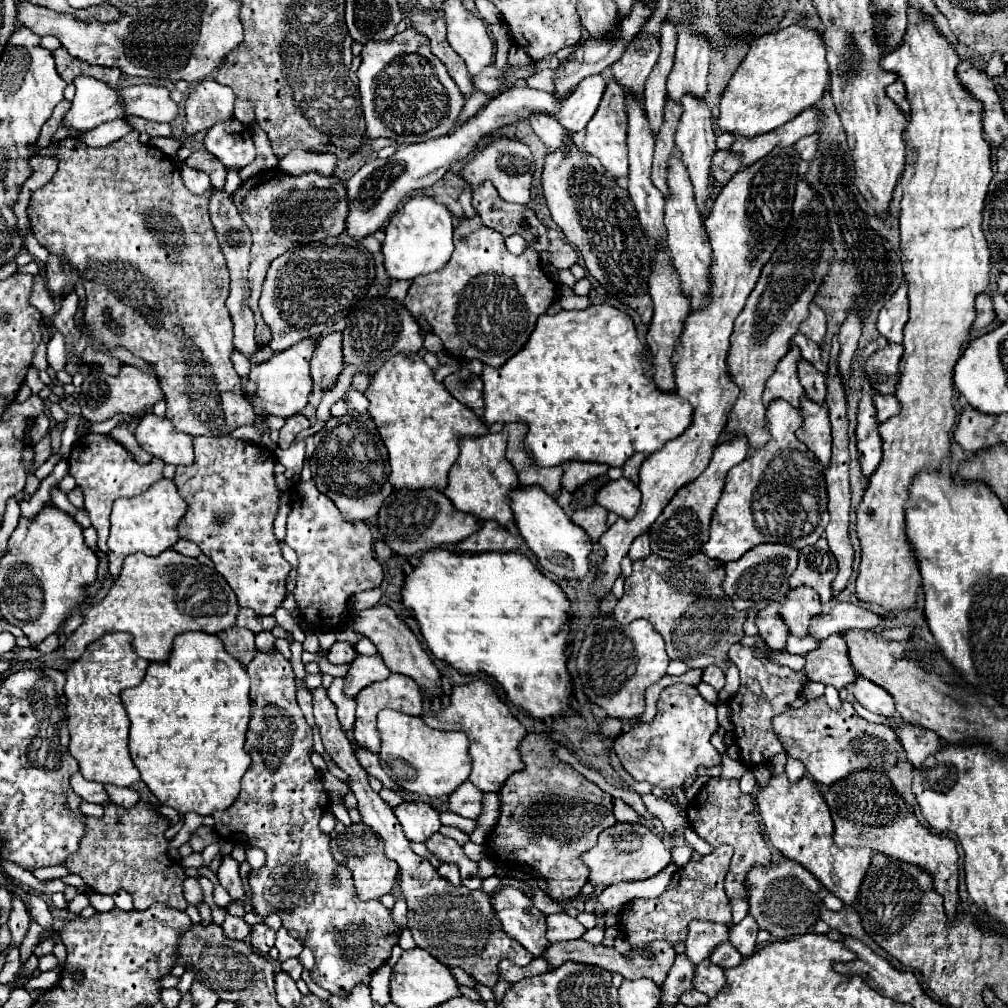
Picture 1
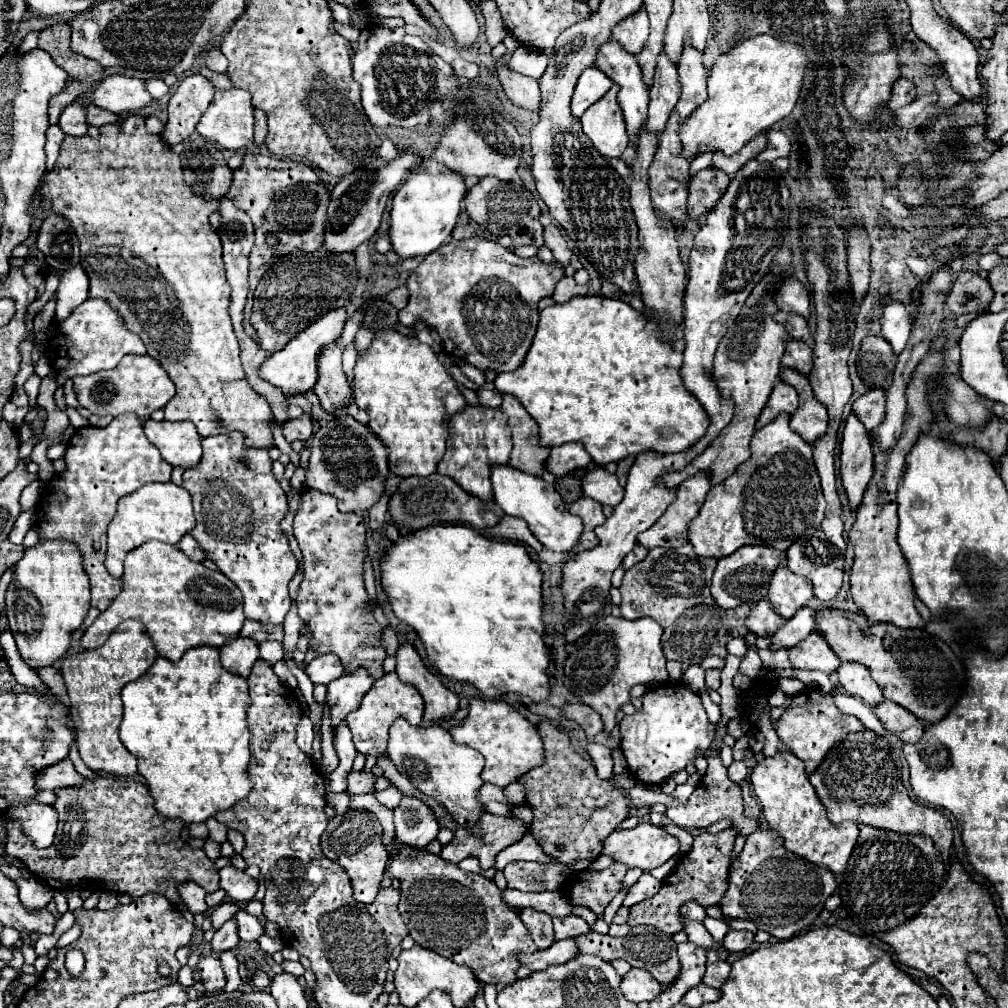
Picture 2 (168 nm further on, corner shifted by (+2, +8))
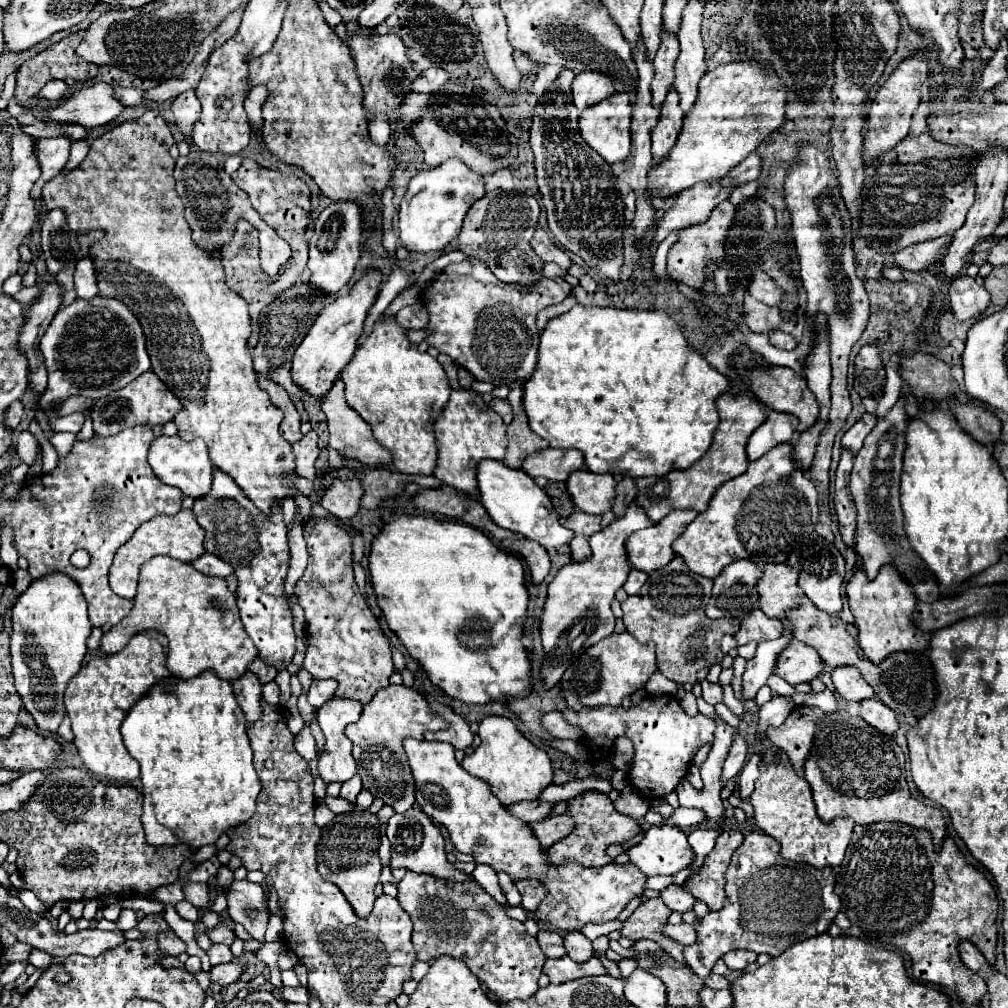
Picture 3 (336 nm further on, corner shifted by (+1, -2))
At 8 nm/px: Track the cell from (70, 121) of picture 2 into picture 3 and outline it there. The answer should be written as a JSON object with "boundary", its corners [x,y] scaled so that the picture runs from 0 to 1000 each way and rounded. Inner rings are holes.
{"boundary":[[[64,135],[59,137],[35,137],[35,155],[41,167],[41,177],[37,179],[35,187],[33,187],[33,194],[39,196],[39,188],[43,187],[45,181],[49,181],[53,175],[57,175],[66,157],[68,157],[68,145],[70,139]]]}

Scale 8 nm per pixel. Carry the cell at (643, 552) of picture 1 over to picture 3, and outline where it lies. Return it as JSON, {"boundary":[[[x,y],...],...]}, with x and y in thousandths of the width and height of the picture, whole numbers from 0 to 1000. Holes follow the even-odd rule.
{"boundary":[[[626,565],[624,567],[624,573],[622,573],[622,577],[620,577],[620,587],[624,589],[624,591],[628,591],[628,589],[632,589],[634,585],[636,585],[636,581],[640,579],[640,575],[642,575],[642,569],[640,567],[634,567],[634,565]]]}

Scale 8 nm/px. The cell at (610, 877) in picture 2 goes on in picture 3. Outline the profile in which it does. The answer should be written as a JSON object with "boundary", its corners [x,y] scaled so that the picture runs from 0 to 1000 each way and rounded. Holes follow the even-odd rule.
{"boundary":[[[410,732],[402,734],[400,740],[412,770],[414,798],[418,804],[445,825],[451,843],[467,847],[473,857],[483,857],[491,865],[503,865],[509,875],[521,871],[535,873],[543,881],[543,891],[535,895],[533,911],[549,923],[574,925],[584,915],[598,917],[610,913],[628,891],[640,885],[642,869],[636,867],[628,855],[596,861],[580,861],[568,853],[549,857],[537,843],[537,835],[527,819],[507,810],[501,800],[489,792],[481,776],[461,768],[459,760],[451,754],[449,740]]]}

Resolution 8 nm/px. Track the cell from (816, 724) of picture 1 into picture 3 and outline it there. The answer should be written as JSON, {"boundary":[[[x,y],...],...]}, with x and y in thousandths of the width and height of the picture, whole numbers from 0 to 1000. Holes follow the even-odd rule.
{"boundary":[[[791,700],[781,714],[773,720],[761,722],[761,732],[775,744],[779,744],[785,752],[787,764],[797,770],[797,756],[803,750],[803,740],[807,740],[807,724],[809,724],[809,714],[818,708],[813,702],[807,700]]]}

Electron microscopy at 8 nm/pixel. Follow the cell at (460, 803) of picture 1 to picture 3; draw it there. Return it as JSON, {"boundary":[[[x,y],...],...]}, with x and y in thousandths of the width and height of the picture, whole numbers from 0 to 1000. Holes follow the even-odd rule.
{"boundary":[[[515,796],[513,800],[505,800],[503,804],[521,815],[537,815],[547,808],[549,798],[547,796]]]}

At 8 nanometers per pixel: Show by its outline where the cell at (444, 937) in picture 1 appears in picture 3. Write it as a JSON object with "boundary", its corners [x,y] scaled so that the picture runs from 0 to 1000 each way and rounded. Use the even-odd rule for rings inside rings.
{"boundary":[[[406,865],[396,875],[394,893],[408,909],[410,938],[418,954],[430,954],[436,948],[459,952],[475,972],[483,974],[485,982],[491,984],[497,994],[519,992],[535,982],[533,972],[543,952],[535,935],[521,925],[517,915],[505,911],[501,901],[473,875],[445,879],[443,875],[434,875],[426,867]]]}

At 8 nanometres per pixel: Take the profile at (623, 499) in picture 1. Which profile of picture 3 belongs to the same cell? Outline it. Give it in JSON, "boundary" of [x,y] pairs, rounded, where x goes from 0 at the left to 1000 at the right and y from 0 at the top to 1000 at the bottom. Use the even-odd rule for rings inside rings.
{"boundary":[[[578,464],[564,470],[563,488],[574,506],[582,510],[600,510],[608,502],[610,480],[608,470],[588,470],[586,466]]]}

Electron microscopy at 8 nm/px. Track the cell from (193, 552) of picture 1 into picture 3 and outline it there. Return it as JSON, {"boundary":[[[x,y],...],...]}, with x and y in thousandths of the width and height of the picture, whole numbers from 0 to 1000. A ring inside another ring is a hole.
{"boundary":[[[201,550],[199,554],[195,554],[191,558],[191,562],[197,565],[197,567],[203,567],[207,571],[219,571],[219,573],[225,573],[231,569],[231,562],[221,558],[219,554],[213,554],[213,550]]]}

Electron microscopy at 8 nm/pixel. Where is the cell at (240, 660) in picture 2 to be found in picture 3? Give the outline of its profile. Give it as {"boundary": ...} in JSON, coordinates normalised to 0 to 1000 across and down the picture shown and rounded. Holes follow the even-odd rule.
{"boundary":[[[243,669],[243,673],[237,673],[235,677],[229,677],[233,685],[235,698],[239,700],[245,720],[255,716],[259,712],[259,677],[251,673],[251,669]]]}

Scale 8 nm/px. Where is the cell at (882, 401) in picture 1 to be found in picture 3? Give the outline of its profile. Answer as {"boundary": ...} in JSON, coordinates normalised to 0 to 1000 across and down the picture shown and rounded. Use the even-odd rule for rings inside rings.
{"boundary":[[[856,411],[854,417],[848,419],[848,421],[836,431],[836,435],[834,435],[834,444],[850,450],[850,448],[854,446],[856,438],[858,438],[860,431],[868,425],[868,421],[870,421],[870,415],[868,415],[866,411]]]}

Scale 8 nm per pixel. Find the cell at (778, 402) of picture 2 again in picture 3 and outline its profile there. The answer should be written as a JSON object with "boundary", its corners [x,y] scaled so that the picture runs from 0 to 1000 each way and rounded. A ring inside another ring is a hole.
{"boundary":[[[765,407],[761,411],[761,417],[757,419],[757,423],[753,423],[741,438],[741,444],[739,444],[741,456],[743,458],[753,456],[765,444],[785,438],[789,425],[791,425],[791,415],[789,413],[785,413],[785,411],[781,413],[777,409]]]}

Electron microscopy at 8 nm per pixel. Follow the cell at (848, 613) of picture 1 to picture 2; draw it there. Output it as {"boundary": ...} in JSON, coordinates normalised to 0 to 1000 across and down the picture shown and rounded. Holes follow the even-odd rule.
{"boundary":[[[794,603],[794,607],[790,607],[790,611],[786,611],[786,615],[780,615],[780,619],[774,623],[774,627],[770,627],[770,631],[766,631],[766,641],[764,645],[772,645],[772,643],[786,643],[788,639],[796,637],[804,625],[810,623],[810,603]]]}

